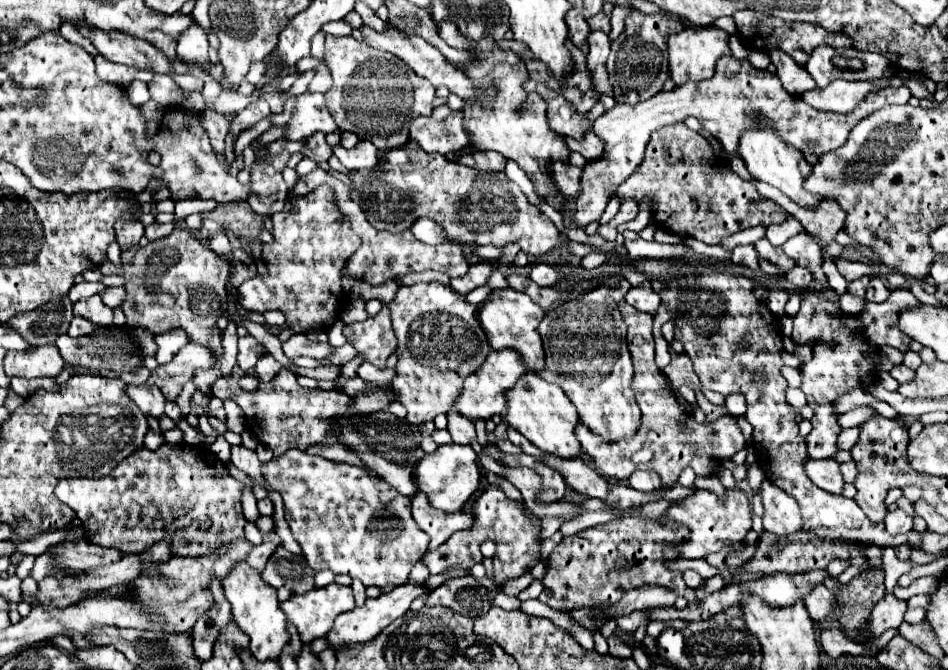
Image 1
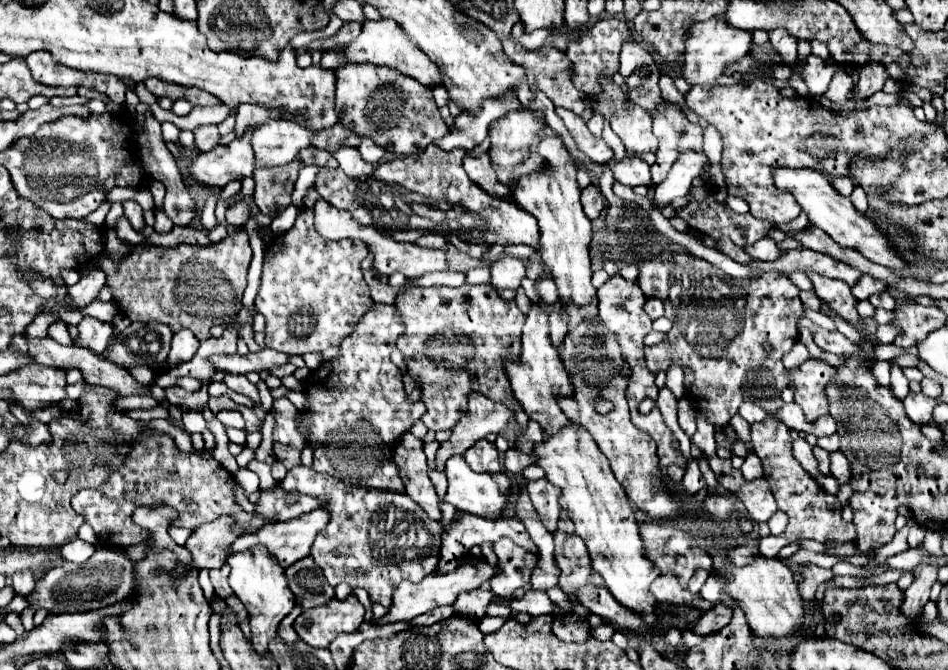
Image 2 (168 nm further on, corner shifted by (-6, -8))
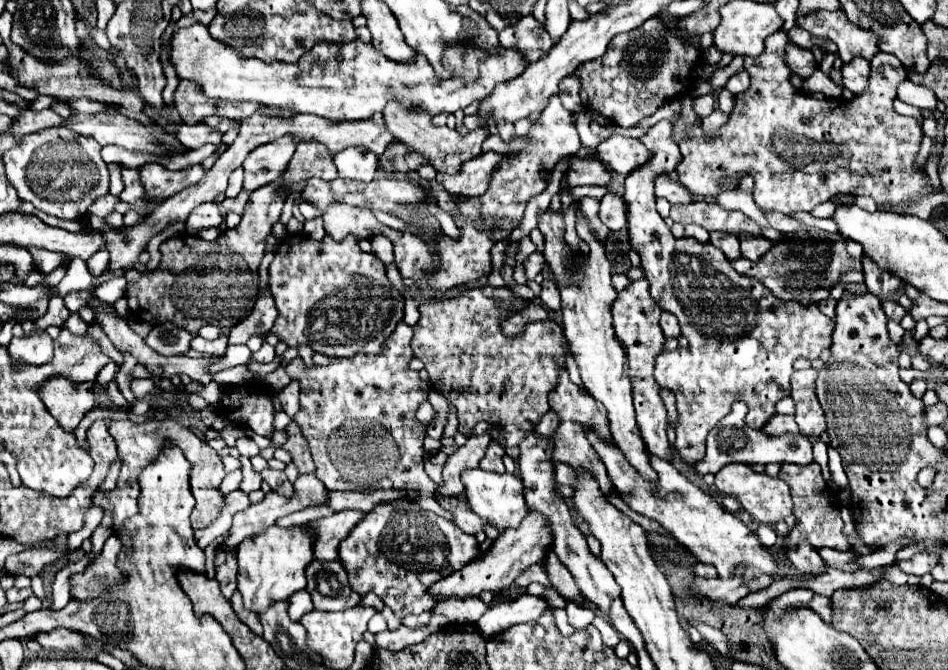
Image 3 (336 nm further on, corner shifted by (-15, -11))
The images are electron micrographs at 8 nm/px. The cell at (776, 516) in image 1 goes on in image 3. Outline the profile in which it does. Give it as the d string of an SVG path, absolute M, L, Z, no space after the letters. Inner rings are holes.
M725 465L725 467L721 467L715 475L715 487L723 495L735 497L745 507L745 511L749 511L753 515L753 519L757 519L759 523L775 525L777 521L787 519L793 512L790 488L785 485L785 481L769 477L765 473L755 473L747 465Z

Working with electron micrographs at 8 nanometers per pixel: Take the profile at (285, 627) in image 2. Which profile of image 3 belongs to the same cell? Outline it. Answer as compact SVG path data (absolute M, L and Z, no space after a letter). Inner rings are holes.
M307 591L295 593L295 597L289 599L289 617L293 621L299 621L309 611L313 611L313 601L311 601L311 595Z

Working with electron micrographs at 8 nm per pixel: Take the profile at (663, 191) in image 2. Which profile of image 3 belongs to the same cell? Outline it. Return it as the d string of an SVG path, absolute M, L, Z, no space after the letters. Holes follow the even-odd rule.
M713 111L709 117L701 119L701 129L703 129L703 133L707 135L707 141L713 141L713 139L717 137L721 125L725 125L727 119L729 119L729 117L727 117L725 113L721 113L721 111Z

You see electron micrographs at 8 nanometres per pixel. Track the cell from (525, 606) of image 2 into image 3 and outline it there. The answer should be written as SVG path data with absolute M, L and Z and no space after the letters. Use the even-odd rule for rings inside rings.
M571 601L567 603L565 609L567 609L567 615L569 615L569 623L571 623L573 627L579 627L579 629L591 625L595 618L595 612L593 609L583 607L583 605L575 605L575 603L571 603Z

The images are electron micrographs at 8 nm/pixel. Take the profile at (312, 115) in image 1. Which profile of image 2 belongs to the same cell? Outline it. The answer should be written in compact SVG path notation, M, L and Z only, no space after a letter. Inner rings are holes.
M268 120L252 132L256 168L272 168L292 162L302 148L310 146L312 130L290 120Z

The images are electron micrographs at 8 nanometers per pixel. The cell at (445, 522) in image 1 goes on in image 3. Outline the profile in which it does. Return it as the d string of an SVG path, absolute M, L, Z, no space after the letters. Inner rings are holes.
M547 551L545 555L545 571L549 575L551 587L555 587L559 591L561 597L565 597L567 601L575 601L579 605L587 605L585 595L581 593L581 589L575 585L573 575L569 573L569 569L557 559L557 555L553 551Z

